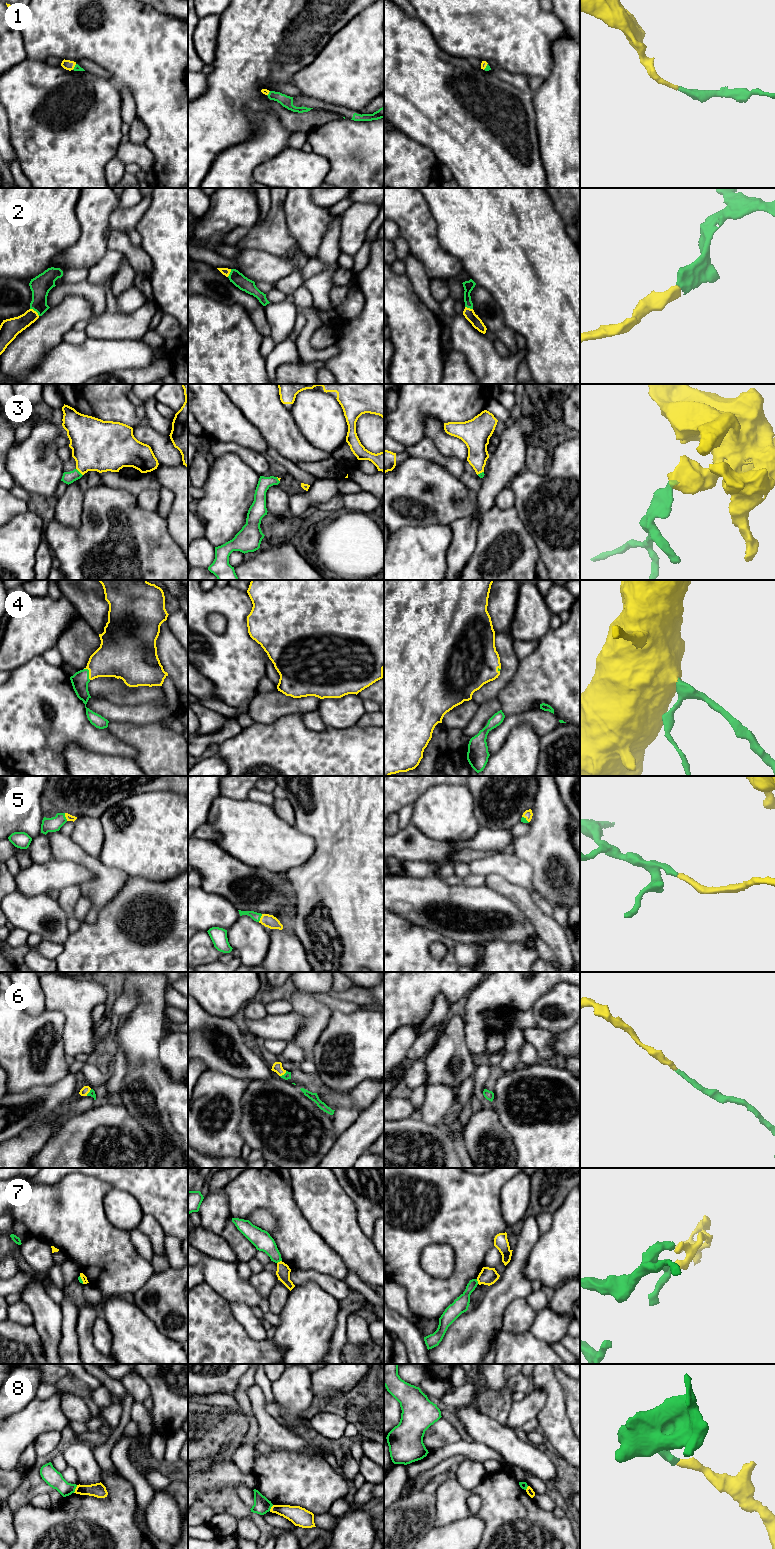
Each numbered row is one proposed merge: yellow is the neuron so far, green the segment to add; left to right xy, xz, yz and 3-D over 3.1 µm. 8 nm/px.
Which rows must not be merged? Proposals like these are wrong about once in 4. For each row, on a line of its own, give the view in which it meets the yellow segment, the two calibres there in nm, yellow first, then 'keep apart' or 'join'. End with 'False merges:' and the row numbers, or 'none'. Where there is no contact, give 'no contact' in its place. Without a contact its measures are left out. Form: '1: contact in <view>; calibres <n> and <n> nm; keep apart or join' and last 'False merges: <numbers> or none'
1: contact in yz; calibres 50 and 40 nm; join
2: contact in xy; calibres 160 and 160 nm; join
3: contact in xy; calibres 400 and 100 nm; join
4: contact in xy; calibres 320 and 140 nm; join
5: contact in xy; calibres 50 and 120 nm; join
6: contact in xz; calibres 80 and 60 nm; join
7: contact in xz; calibres 110 and 160 nm; keep apart
8: contact in xy; calibres 120 and 140 nm; keep apart
False merges: 7, 8

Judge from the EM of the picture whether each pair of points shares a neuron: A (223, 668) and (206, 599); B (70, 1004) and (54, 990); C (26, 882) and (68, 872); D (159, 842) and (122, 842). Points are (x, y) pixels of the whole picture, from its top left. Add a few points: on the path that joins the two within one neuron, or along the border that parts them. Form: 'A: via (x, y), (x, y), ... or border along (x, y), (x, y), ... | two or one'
A: via (217, 651), (214, 642), (202, 628), (202, 616) | one
B: via (66, 1000), (58, 992) | one
C: via (36, 879), (43, 879), (58, 874) | one
D: via (150, 842), (131, 842) | one

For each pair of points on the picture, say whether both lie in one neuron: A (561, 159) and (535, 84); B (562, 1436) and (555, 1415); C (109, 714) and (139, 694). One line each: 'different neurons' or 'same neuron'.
A: different neurons
B: same neuron
C: different neurons

